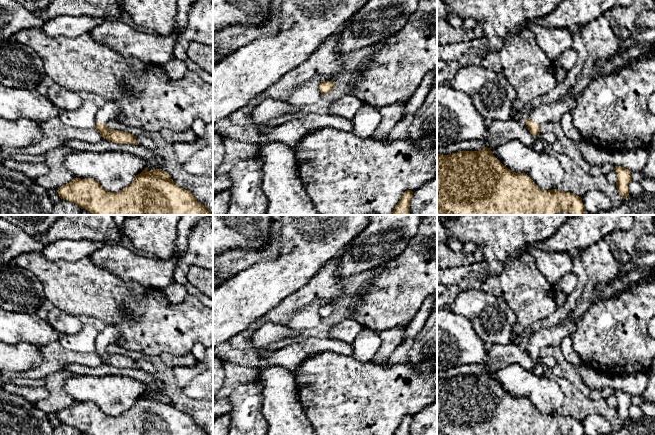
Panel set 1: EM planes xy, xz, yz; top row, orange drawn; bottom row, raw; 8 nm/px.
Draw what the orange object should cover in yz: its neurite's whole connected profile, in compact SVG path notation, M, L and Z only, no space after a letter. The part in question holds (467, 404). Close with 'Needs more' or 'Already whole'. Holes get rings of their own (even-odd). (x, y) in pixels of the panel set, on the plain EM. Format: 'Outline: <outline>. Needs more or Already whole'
Outline: M491 372L479 375L460 375L449 379L437 379L437 435L585 435L582 422L558 413L542 414L524 397L515 397L504 390L493 378Z. Already whole

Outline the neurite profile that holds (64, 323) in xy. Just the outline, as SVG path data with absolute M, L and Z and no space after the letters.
M54 307L48 313L46 321L61 336L76 334L83 327L79 316L70 314L58 307Z

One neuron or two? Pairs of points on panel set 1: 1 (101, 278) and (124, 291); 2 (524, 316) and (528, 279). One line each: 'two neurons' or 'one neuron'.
1: one neuron
2: one neuron

